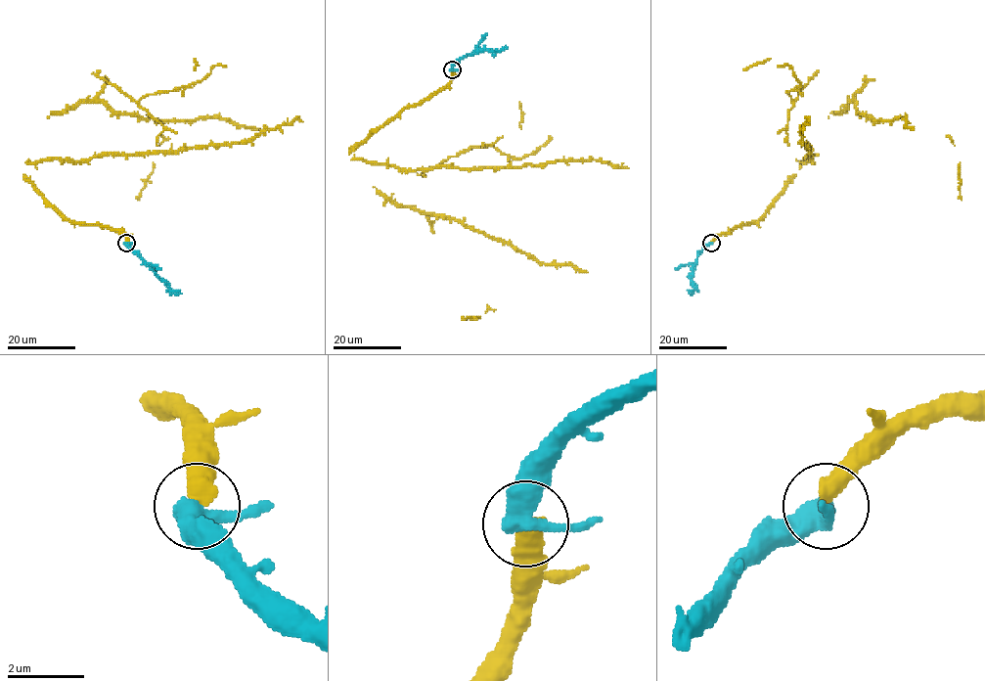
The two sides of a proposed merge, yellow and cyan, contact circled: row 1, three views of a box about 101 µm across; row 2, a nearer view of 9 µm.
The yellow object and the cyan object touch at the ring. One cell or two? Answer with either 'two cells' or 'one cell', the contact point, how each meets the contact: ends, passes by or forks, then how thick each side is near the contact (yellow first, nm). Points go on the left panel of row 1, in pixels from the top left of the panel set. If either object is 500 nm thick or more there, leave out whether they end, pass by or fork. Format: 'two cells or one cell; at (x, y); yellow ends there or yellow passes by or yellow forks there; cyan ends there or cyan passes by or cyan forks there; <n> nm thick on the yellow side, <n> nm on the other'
one cell; at (126, 243); 500 nm thick on the yellow side, 480 nm on the other

